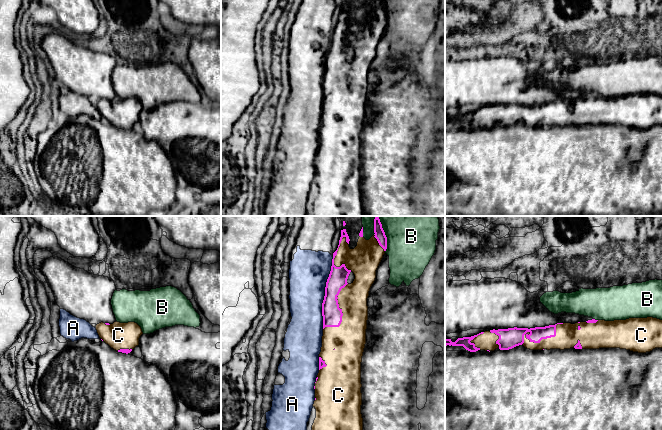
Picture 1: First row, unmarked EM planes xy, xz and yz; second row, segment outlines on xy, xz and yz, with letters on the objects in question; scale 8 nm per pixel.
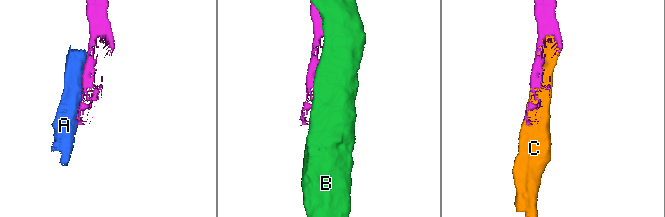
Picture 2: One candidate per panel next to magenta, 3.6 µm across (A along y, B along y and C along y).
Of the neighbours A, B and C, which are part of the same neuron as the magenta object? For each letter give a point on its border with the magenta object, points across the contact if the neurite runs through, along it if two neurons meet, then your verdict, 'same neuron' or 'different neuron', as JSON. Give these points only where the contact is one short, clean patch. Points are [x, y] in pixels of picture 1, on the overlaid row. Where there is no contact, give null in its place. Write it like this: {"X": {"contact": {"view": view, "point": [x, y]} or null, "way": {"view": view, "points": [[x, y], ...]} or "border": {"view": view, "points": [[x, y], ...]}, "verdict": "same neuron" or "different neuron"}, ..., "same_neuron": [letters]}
{"A": {"contact": {"view": "xz", "point": [325, 293]}, "verdict": "different neuron"}, "B": {"contact": {"view": "xz", "point": [384, 233]}, "verdict": "different neuron"}, "C": {"contact": {"view": "yz", "point": [545, 338]}, "verdict": "same neuron"}, "same_neuron": ["C"]}

